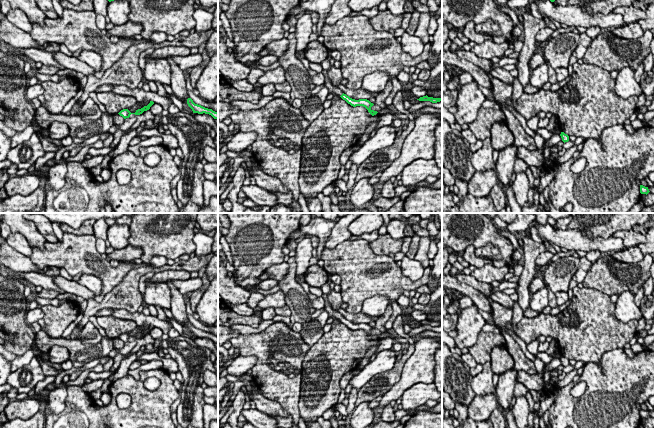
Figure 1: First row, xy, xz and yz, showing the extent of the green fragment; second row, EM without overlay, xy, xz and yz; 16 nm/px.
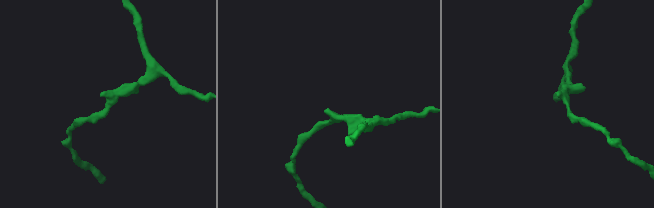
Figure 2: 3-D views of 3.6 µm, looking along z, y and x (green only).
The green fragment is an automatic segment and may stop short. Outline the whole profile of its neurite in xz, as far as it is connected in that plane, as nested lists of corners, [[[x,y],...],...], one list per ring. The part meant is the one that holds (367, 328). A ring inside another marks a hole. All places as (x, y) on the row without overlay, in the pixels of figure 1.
[[[322,293],[321,295],[324,300],[325,300],[325,307],[324,309],[328,312],[329,316],[334,316],[335,318],[337,318],[338,320],[340,320],[343,324],[345,324],[348,328],[350,328],[353,331],[356,330],[363,330],[365,331],[368,336],[374,340],[376,339],[378,336],[374,335],[371,333],[371,331],[374,329],[373,327],[371,327],[369,324],[367,323],[359,323],[359,324],[355,324],[350,322],[349,320],[347,320],[346,318],[343,317],[343,315],[335,310],[333,310],[330,306],[330,304],[328,303],[328,299],[327,299],[327,295]]]

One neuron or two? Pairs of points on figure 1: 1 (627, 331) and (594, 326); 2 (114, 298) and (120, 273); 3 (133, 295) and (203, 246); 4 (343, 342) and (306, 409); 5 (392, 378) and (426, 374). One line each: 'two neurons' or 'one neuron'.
1: one neuron
2: two neurons
3: two neurons
4: one neuron
5: two neurons

